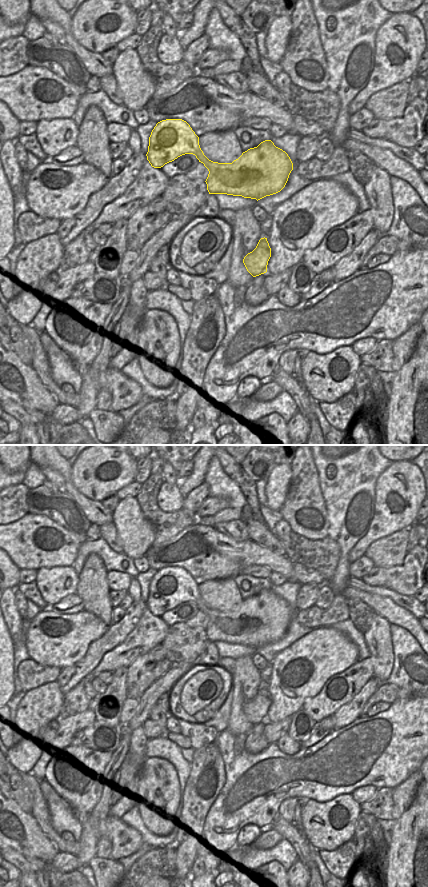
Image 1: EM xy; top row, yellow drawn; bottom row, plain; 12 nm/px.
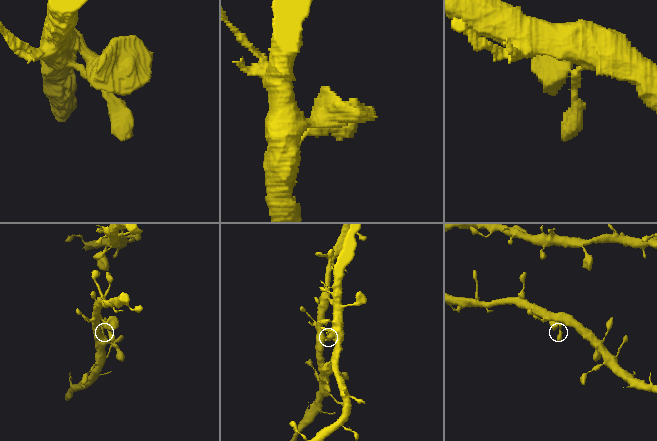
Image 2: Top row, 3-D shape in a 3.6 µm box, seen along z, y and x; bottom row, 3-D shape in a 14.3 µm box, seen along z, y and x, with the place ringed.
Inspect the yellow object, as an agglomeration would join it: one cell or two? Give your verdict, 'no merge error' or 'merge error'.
no merge error

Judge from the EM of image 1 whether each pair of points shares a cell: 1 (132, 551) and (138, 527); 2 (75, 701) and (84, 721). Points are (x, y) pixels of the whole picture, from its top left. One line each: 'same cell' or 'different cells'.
1: same cell
2: different cells

